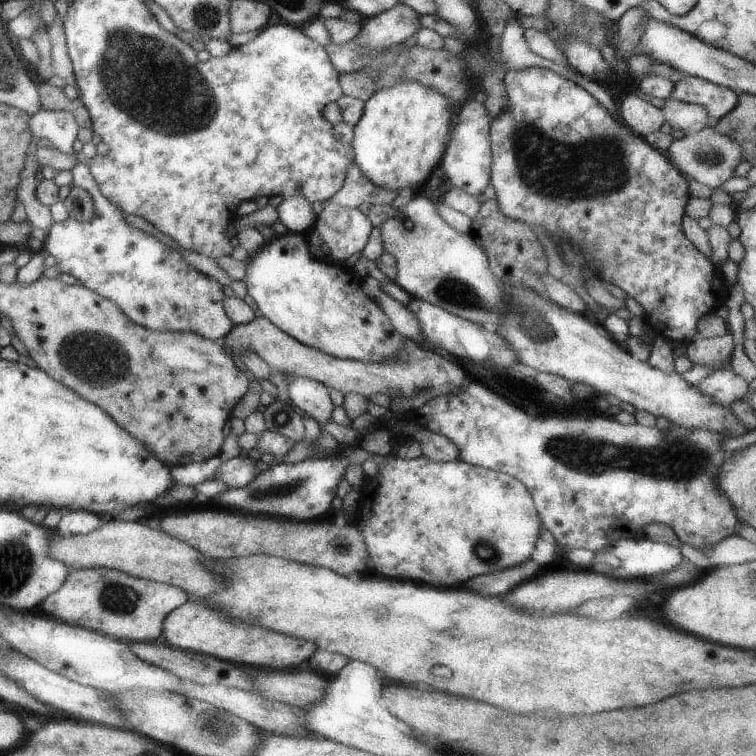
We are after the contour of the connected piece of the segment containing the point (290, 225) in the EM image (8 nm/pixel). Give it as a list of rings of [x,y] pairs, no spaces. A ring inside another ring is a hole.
[[[295,195],[283,199],[277,206],[278,219],[288,232],[307,234],[316,219],[316,204],[311,204],[302,196]]]

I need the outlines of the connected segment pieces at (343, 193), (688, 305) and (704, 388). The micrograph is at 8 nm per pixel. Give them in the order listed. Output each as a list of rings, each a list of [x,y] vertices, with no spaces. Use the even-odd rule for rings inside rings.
[[[353,162],[347,167],[343,186],[329,199],[340,207],[356,208],[359,204],[388,204],[396,197],[395,191],[375,186]]]
[[[525,67],[524,69],[507,70],[503,75],[502,86],[507,94],[507,104],[490,120],[489,140],[492,154],[491,178],[489,184],[494,188],[495,200],[501,214],[508,219],[528,224],[530,227],[542,226],[549,234],[559,250],[561,240],[571,244],[573,251],[579,256],[579,261],[588,263],[591,269],[598,273],[598,278],[604,283],[614,284],[625,292],[627,298],[631,297],[644,310],[644,320],[647,328],[665,340],[677,344],[687,344],[696,333],[697,320],[703,315],[712,313],[717,306],[726,304],[728,286],[721,277],[717,268],[707,260],[701,251],[698,251],[683,234],[682,218],[685,216],[685,205],[689,202],[689,190],[683,176],[673,166],[666,154],[653,148],[642,137],[637,137],[619,117],[610,113],[603,105],[598,103],[589,92],[577,83],[565,78],[563,75],[543,67]],[[587,174],[599,174],[599,178],[587,178]]]
[[[728,368],[725,370],[714,370],[696,385],[701,394],[709,396],[715,404],[731,410],[730,405],[735,400],[747,397],[749,390],[748,382],[733,374]]]

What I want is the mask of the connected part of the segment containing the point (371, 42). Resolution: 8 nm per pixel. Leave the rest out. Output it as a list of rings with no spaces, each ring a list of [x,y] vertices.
[[[394,4],[381,14],[363,20],[360,31],[353,40],[340,45],[329,42],[324,46],[324,51],[339,75],[359,71],[363,66],[363,62],[368,62],[368,58],[373,53],[379,52],[388,46],[401,43],[409,36],[414,35],[421,28],[419,24],[420,16],[407,5]]]

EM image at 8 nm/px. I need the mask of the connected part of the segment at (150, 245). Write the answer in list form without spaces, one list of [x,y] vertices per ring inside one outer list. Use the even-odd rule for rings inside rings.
[[[77,162],[69,172],[72,176],[72,186],[84,188],[90,194],[94,204],[94,215],[82,223],[65,219],[53,222],[50,226],[42,243],[42,250],[55,258],[54,265],[57,266],[57,270],[60,273],[71,274],[77,279],[78,284],[114,302],[131,322],[143,328],[190,332],[212,341],[224,337],[233,326],[222,305],[227,289],[210,276],[205,276],[188,265],[177,249],[130,225],[122,215],[122,210],[101,194],[88,165]]]

